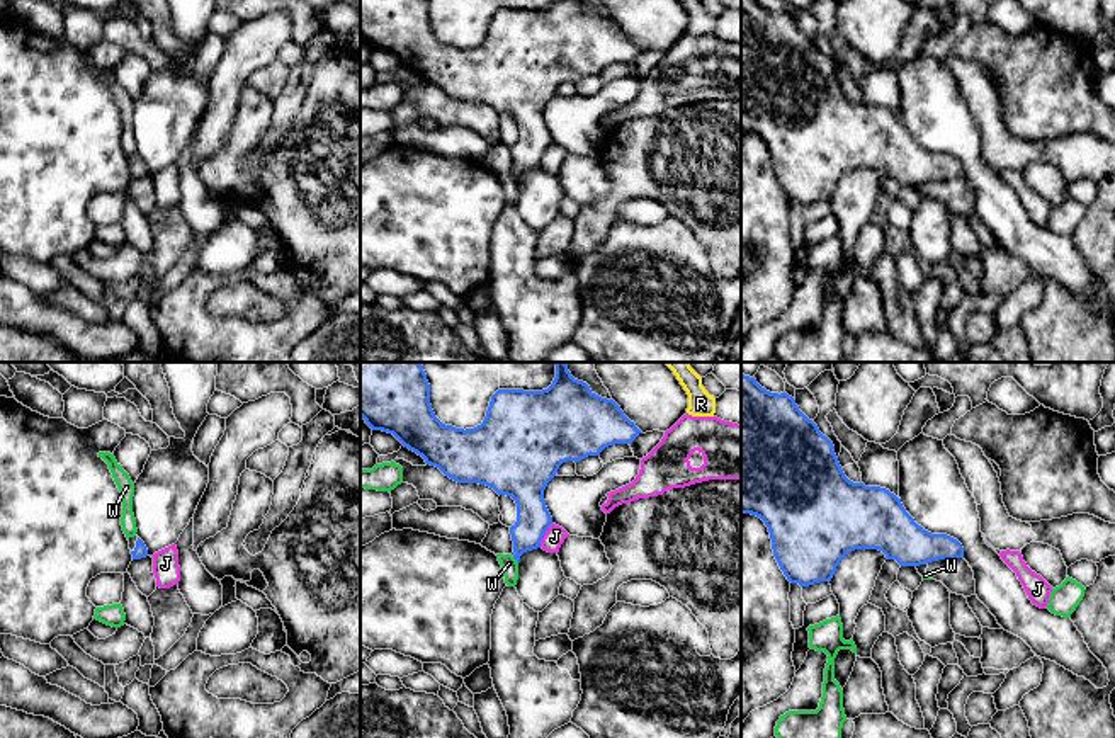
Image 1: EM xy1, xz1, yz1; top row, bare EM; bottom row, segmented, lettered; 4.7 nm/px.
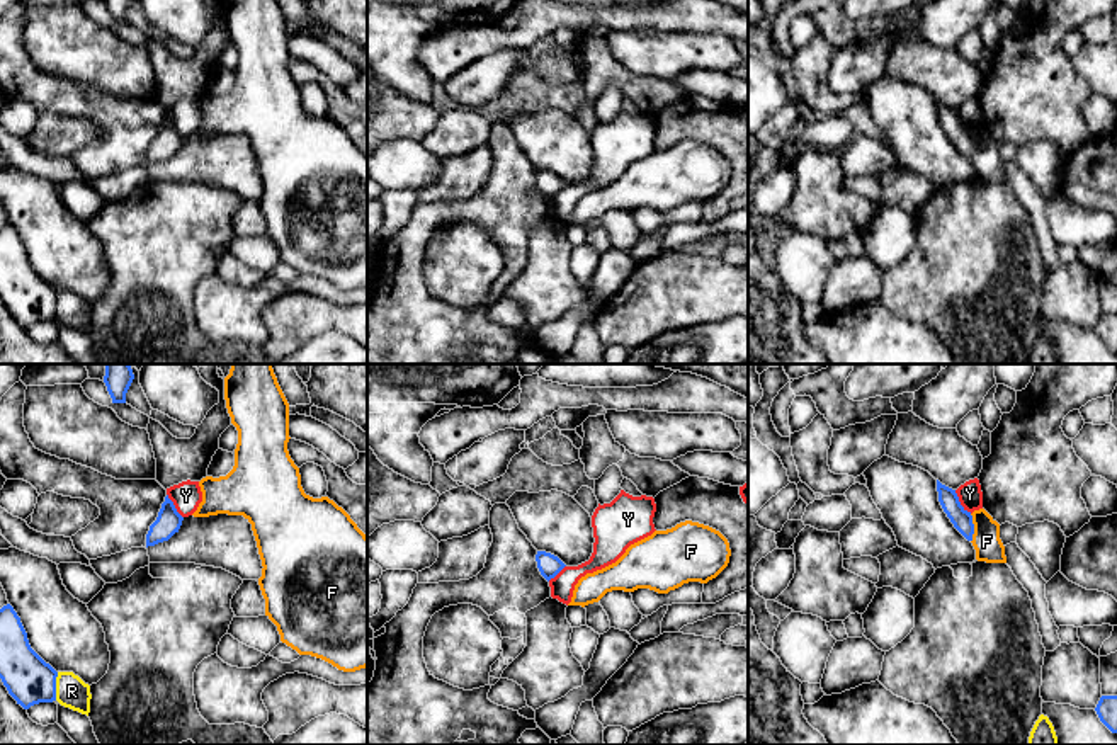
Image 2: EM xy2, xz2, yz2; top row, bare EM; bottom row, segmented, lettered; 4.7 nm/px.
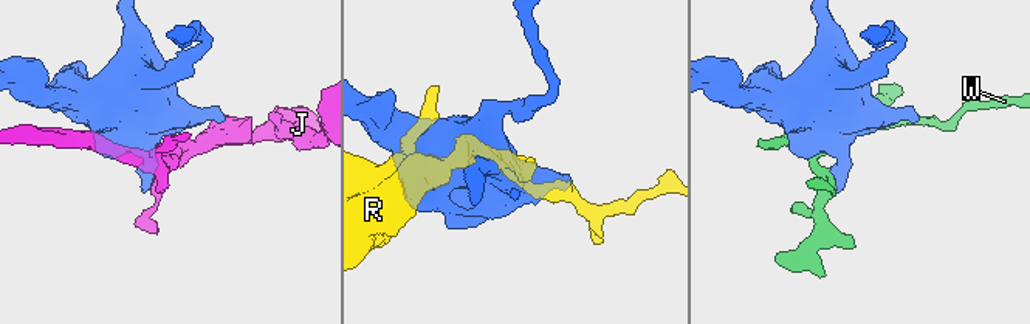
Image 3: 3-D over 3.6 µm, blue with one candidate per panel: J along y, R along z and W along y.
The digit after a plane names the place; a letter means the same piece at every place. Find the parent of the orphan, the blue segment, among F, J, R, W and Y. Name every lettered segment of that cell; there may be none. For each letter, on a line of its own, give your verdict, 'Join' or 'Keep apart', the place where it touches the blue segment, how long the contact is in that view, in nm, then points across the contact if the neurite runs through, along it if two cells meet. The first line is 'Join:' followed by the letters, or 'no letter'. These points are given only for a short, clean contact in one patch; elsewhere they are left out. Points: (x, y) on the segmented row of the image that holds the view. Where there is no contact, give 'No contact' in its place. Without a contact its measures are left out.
Join: no letter
F: Keep apart. Touches blue at yz2 (973, 528). Shared border 140 nm
J: Keep apart. Touches blue at xz1 (544, 533). Shared border 130 nm
R: Keep apart. Touches blue at xy2 (55, 686). Shared border 140 nm
W: Keep apart. Touches blue at xz1 (515, 558). Shared border 50 nm
Y: Keep apart. Touches blue at yz2 (959, 502). Shared border 140 nm. Boundary: yz2 (954, 490), (959, 502), (971, 512)

